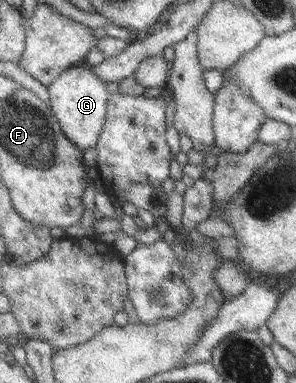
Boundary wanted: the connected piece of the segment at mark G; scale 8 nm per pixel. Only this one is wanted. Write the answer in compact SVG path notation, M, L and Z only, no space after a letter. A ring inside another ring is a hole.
M81 62L72 65L48 87L50 107L56 115L65 136L76 143L81 150L96 148L108 117L111 94L107 90L107 82L102 79L93 65Z

